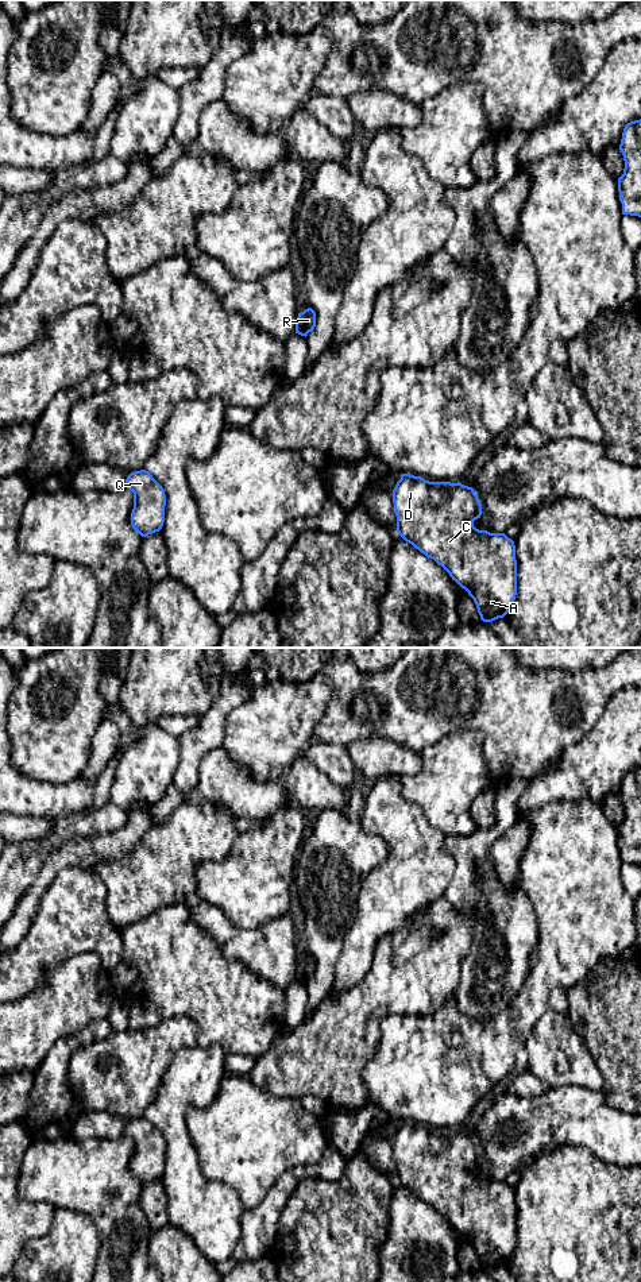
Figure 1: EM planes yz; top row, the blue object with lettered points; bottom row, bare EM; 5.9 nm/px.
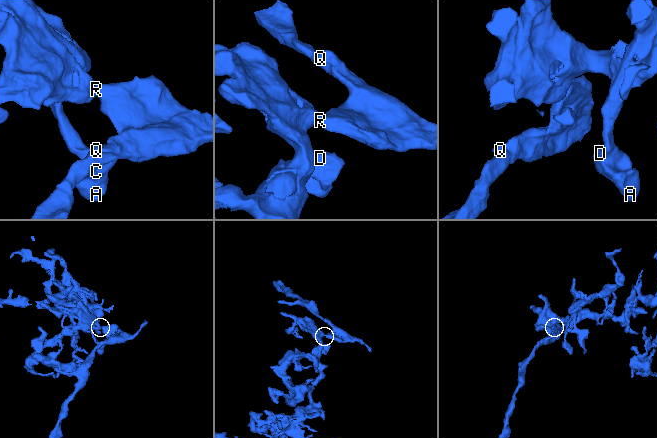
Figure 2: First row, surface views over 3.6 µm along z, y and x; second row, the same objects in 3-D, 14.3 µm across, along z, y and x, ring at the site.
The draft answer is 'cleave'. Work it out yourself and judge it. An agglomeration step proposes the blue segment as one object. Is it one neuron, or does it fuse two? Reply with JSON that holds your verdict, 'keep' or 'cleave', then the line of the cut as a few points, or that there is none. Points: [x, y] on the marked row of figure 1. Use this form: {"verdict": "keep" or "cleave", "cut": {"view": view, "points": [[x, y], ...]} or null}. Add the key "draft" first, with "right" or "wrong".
{"draft": "right", "verdict": "cleave", "cut": {"view": "yz", "points": [[296, 329], [304, 335]]}}

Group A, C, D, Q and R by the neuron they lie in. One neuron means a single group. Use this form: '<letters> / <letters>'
A C D / Q R

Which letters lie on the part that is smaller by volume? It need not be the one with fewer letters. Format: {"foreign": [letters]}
{"foreign": ["Q", "R"]}

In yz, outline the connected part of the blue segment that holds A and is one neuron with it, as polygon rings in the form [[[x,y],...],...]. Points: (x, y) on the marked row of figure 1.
[[[402,474],[393,490],[393,503],[398,534],[433,559],[468,592],[483,622],[493,622],[509,613],[517,595],[515,545],[505,533],[474,526],[482,515],[482,505],[472,487]]]

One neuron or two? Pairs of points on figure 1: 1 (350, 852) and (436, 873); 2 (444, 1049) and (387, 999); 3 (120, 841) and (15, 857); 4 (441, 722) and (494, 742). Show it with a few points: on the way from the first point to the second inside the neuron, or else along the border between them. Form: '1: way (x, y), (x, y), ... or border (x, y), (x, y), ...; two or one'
1: border (374, 833), (385, 842), (387, 857), (362, 881); two
2: border (436, 1010), (423, 1015), (385, 1015), (378, 1031); two
3: border (80, 837), (62, 842), (45, 861), (34, 879); two
4: way (456, 721), (478, 721), (485, 728); one

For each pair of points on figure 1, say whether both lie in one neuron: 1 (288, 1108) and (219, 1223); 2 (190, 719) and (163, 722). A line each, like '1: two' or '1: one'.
1: two
2: one

